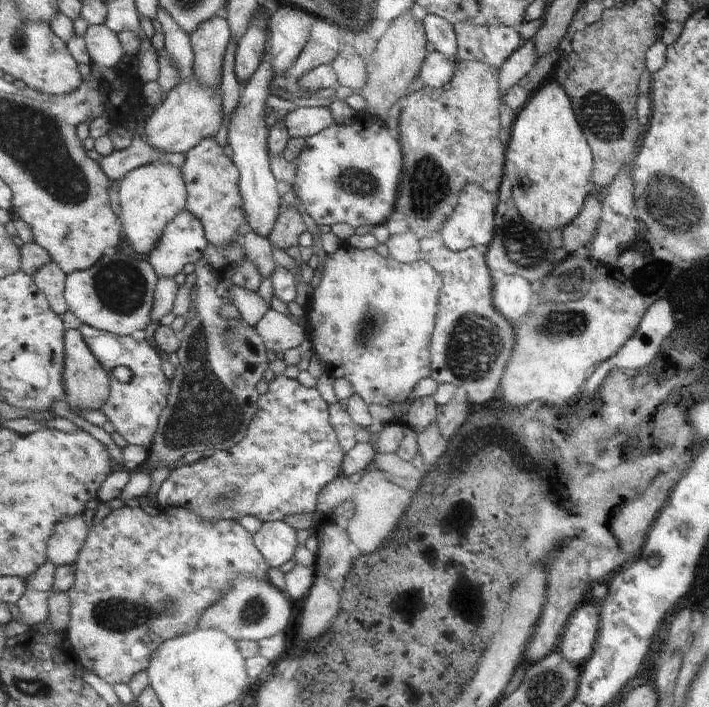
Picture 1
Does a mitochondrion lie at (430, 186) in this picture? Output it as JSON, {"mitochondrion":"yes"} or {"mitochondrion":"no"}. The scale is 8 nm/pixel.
{"mitochondrion":"yes"}

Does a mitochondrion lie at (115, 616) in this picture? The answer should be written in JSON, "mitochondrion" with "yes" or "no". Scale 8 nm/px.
{"mitochondrion":"yes"}

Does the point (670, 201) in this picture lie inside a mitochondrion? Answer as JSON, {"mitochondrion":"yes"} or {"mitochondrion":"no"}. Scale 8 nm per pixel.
{"mitochondrion":"yes"}

